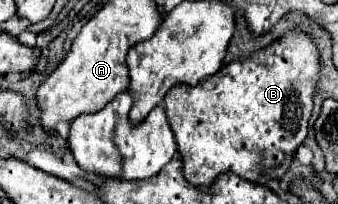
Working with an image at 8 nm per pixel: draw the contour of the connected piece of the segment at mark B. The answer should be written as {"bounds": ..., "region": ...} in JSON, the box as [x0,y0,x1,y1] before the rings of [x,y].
{"bounds":[165,30,321,186],"region":[[[295,30],[291,32],[289,36],[281,38],[279,44],[273,42],[271,46],[259,50],[259,52],[253,52],[251,56],[247,58],[239,58],[227,66],[223,66],[219,72],[215,72],[213,76],[205,78],[201,84],[197,86],[185,86],[185,84],[179,84],[175,88],[169,90],[169,94],[165,96],[165,114],[167,114],[167,120],[169,120],[169,126],[175,134],[175,142],[177,142],[177,150],[179,150],[179,156],[181,156],[181,162],[183,162],[183,176],[185,180],[189,180],[189,184],[193,186],[211,186],[213,180],[221,174],[221,172],[233,172],[237,176],[241,176],[243,180],[249,180],[249,182],[259,182],[259,184],[267,184],[269,180],[279,180],[283,178],[283,174],[289,170],[291,166],[291,160],[293,160],[293,154],[295,150],[303,144],[303,140],[307,138],[307,122],[309,122],[309,116],[311,116],[311,110],[313,110],[313,94],[315,94],[315,84],[319,82],[319,70],[321,70],[321,64],[319,64],[319,54],[317,54],[317,48],[313,44],[313,38],[301,30]]]}

